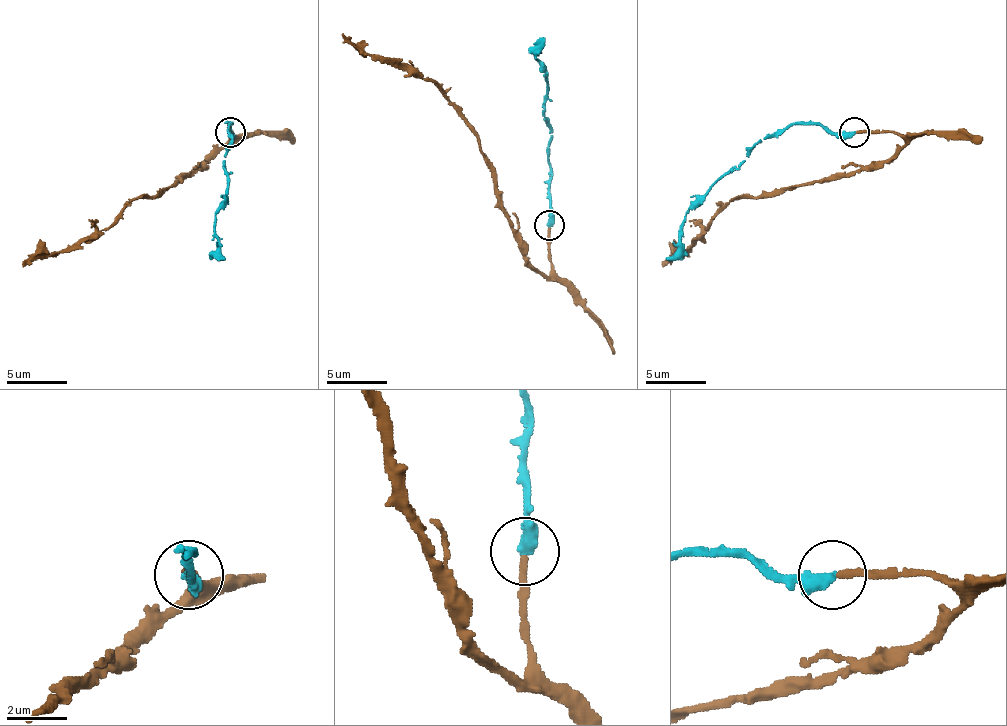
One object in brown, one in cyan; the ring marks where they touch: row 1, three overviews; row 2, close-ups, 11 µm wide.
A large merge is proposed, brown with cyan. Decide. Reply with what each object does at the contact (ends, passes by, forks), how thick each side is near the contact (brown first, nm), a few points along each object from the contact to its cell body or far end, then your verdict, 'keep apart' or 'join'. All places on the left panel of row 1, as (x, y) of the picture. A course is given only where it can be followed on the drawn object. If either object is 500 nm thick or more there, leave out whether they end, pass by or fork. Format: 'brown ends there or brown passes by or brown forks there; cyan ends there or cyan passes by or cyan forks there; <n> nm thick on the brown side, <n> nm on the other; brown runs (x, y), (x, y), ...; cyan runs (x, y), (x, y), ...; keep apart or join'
brown ends there; cyan ends there; 200 nm thick on the brown side, 460 nm on the other; brown runs (229, 131), (193, 173), (160, 194), (136, 197), (109, 227), (61, 251), (43, 251), (22, 266); cyan runs (229, 131), (232, 125), (226, 155), (226, 203), (214, 215), (217, 248), (226, 260); join

